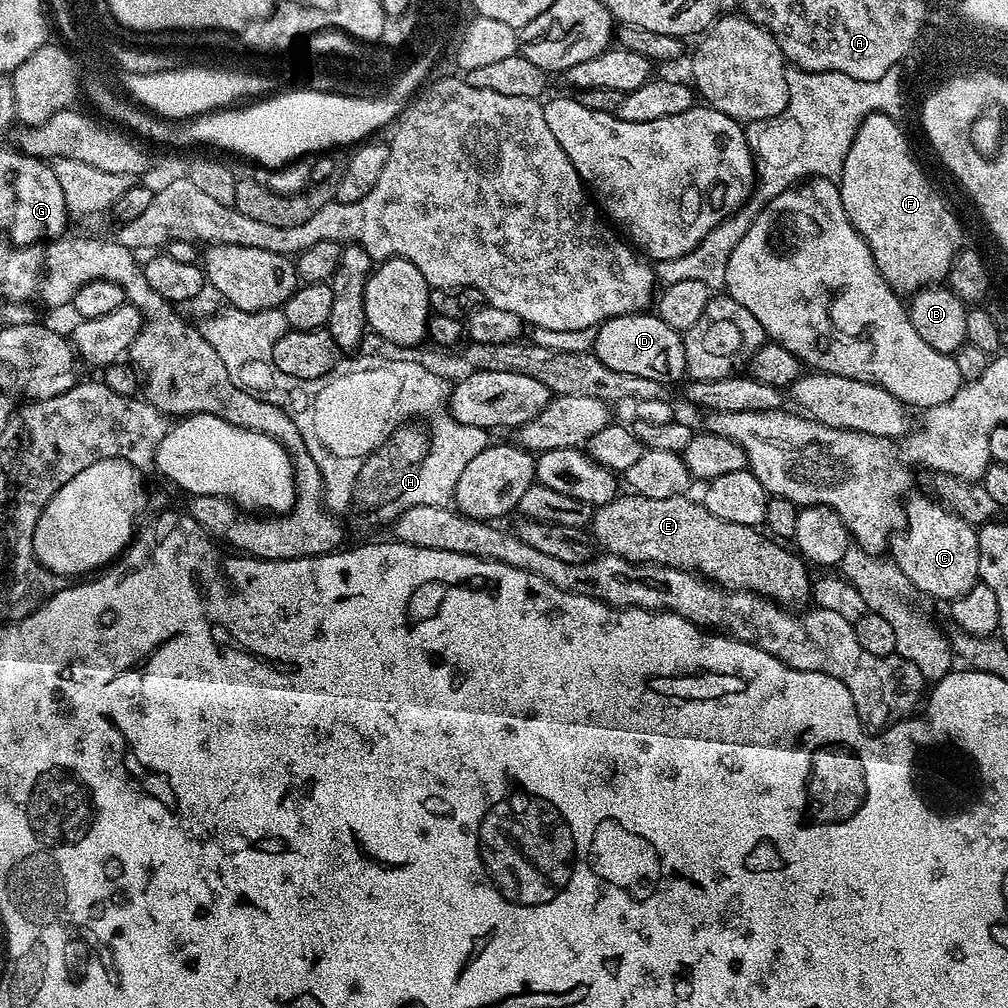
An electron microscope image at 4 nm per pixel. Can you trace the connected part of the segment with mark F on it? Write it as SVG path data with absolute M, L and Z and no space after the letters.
M875 112L861 122L858 134L854 134L850 154L846 154L846 162L838 177L838 187L842 206L846 206L846 214L854 230L858 230L858 234L862 234L870 246L870 254L874 254L874 262L888 285L898 294L915 294L921 288L939 285L947 277L956 253L962 248L960 224L955 214L948 209L947 202L932 189L931 182L916 165L903 130L892 119L889 113Z

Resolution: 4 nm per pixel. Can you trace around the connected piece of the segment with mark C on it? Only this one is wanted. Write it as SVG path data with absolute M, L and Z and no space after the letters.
M931 495L911 496L902 508L902 527L890 540L891 559L906 574L917 593L925 592L945 602L957 600L980 579L977 529Z

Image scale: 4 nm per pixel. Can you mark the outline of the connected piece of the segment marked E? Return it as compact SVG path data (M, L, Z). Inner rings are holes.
M617 495L616 499L593 511L590 532L595 543L604 547L601 549L605 553L632 560L635 564L665 564L671 568L681 568L733 592L754 592L757 596L767 596L785 608L795 609L809 603L813 587L808 580L809 565L791 547L777 542L759 527L722 522L722 518L710 514L699 499L688 500L687 495L674 498L627 495Z

